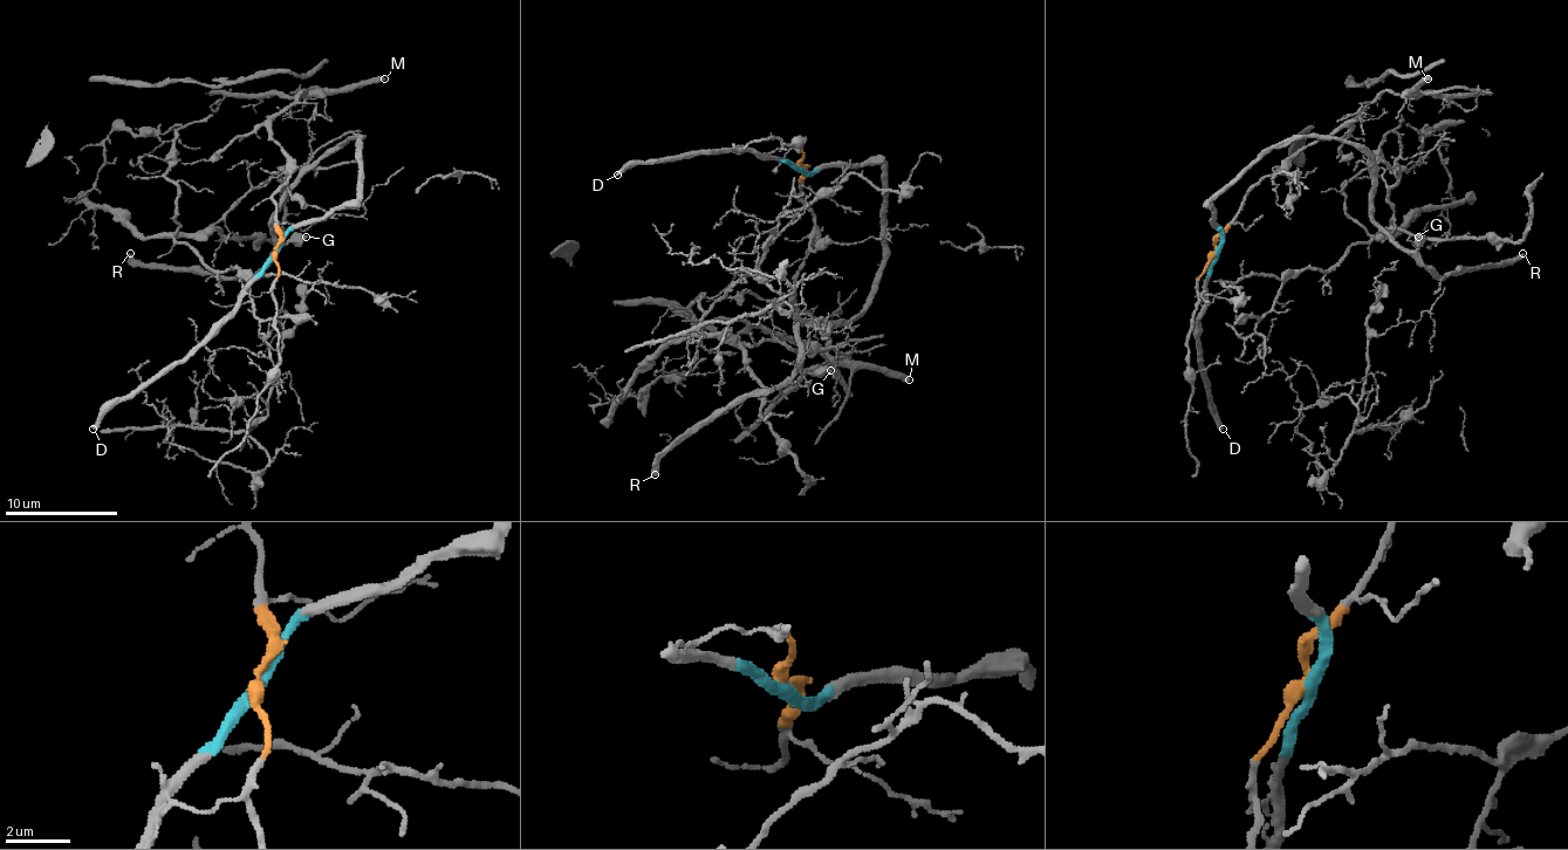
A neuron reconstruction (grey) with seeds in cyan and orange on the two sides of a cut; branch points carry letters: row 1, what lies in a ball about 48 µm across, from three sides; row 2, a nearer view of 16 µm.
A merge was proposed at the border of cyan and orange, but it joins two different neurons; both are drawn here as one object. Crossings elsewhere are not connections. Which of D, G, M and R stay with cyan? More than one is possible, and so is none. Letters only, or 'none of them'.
D, G, R

